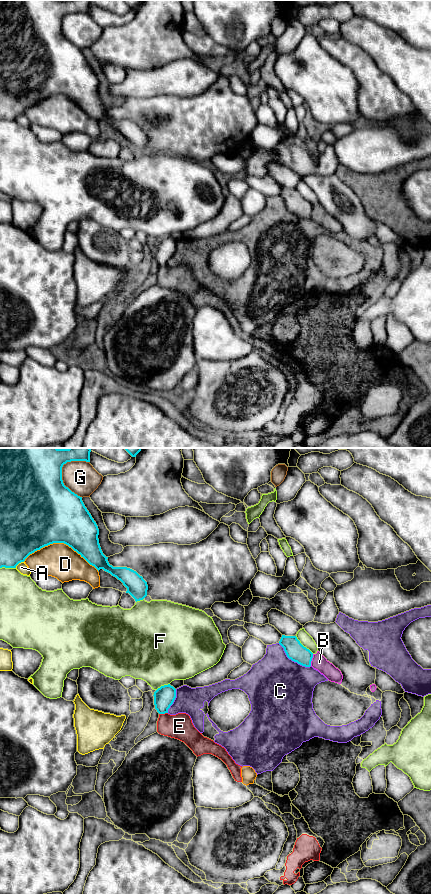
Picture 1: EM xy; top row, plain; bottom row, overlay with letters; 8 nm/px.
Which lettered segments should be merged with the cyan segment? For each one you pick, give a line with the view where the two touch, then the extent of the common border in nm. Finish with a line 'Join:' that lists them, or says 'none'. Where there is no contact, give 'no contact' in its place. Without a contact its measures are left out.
Join: none

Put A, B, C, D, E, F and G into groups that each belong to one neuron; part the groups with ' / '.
A / B E / C / D / F / G

